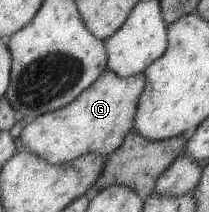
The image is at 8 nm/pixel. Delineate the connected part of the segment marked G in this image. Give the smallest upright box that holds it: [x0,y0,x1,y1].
[20,68,145,164]

